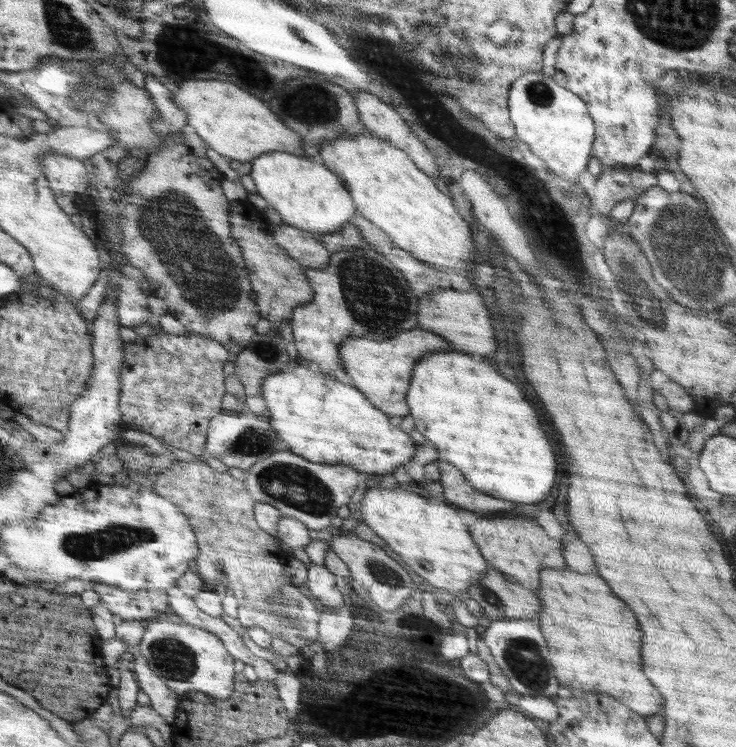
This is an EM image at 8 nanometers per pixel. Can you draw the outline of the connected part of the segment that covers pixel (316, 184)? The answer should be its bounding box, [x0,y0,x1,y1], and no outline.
[251,151,356,238]

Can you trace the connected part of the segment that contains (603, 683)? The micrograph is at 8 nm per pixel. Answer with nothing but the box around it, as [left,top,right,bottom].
[531,568,662,716]

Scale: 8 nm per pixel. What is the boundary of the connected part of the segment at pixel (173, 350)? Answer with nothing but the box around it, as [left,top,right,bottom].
[120,330,233,456]

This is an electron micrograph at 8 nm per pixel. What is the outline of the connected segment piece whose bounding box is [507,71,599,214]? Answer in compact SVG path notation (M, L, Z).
M541 71L524 73L512 84L509 92L508 112L518 141L528 144L532 154L544 160L555 174L560 174L560 177L576 185L590 214L598 214L590 194L579 187L581 174L592 158L595 139L595 122L588 114L586 102L556 84L552 77L542 75Z

